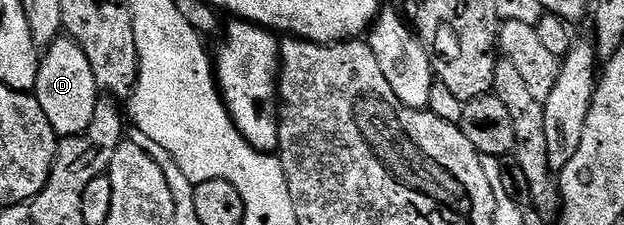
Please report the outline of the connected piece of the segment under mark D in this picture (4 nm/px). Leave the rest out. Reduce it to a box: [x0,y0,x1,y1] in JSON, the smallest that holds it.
[33,38,100,138]

